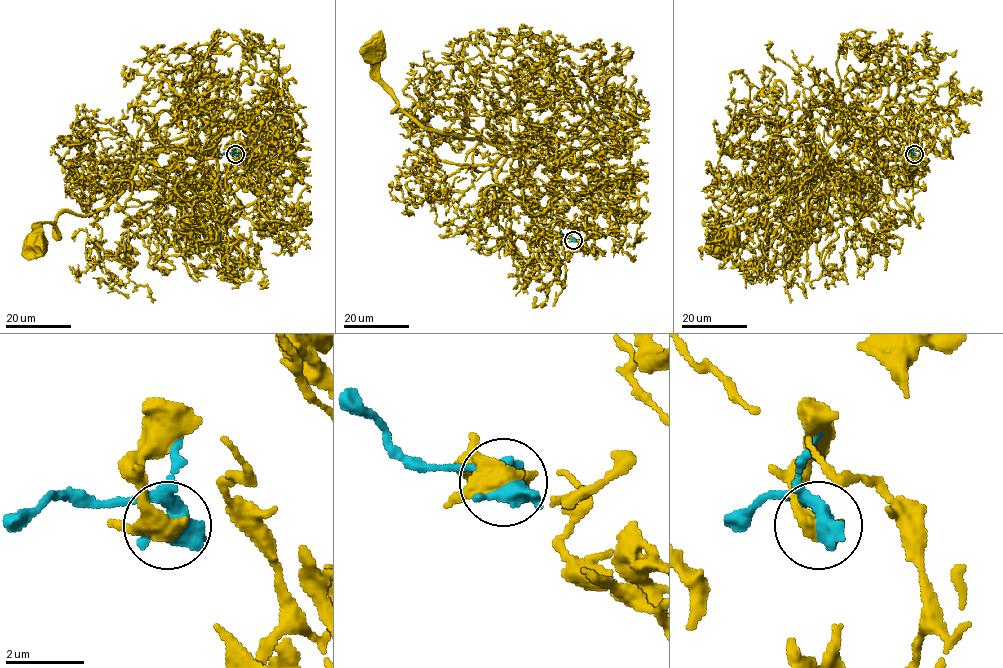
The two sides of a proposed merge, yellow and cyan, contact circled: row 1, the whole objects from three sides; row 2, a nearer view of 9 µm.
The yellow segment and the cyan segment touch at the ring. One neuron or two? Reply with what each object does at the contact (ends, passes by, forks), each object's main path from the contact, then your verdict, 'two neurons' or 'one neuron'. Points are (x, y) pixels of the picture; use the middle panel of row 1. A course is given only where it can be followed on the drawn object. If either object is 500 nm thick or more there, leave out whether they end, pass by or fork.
yellow passes by | cyan passes by | yellow via (573, 240), (583, 249), (600, 229), (570, 198), (545, 150), (419, 126), (393, 110), (372, 55) | cyan via (573, 240), (560, 232) | two neurons

